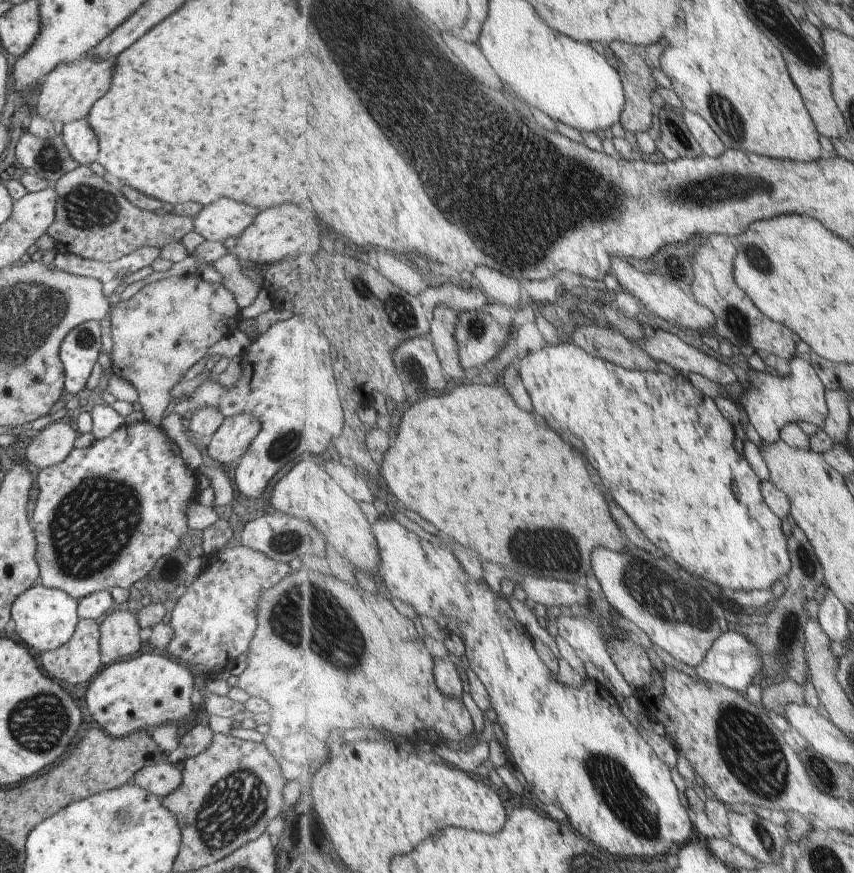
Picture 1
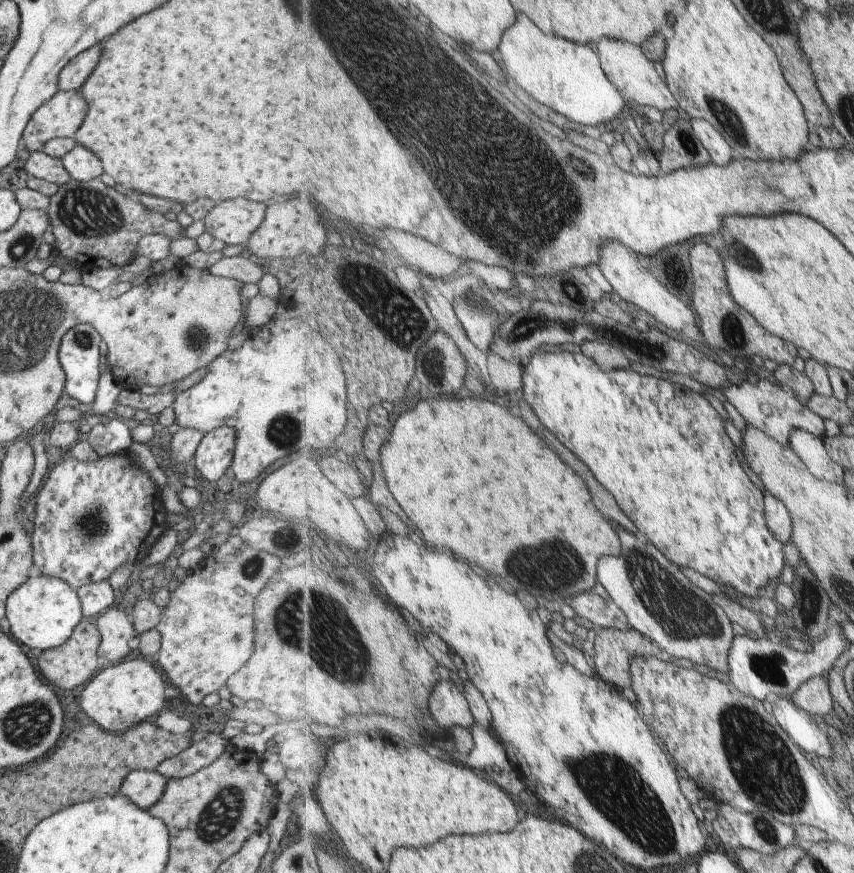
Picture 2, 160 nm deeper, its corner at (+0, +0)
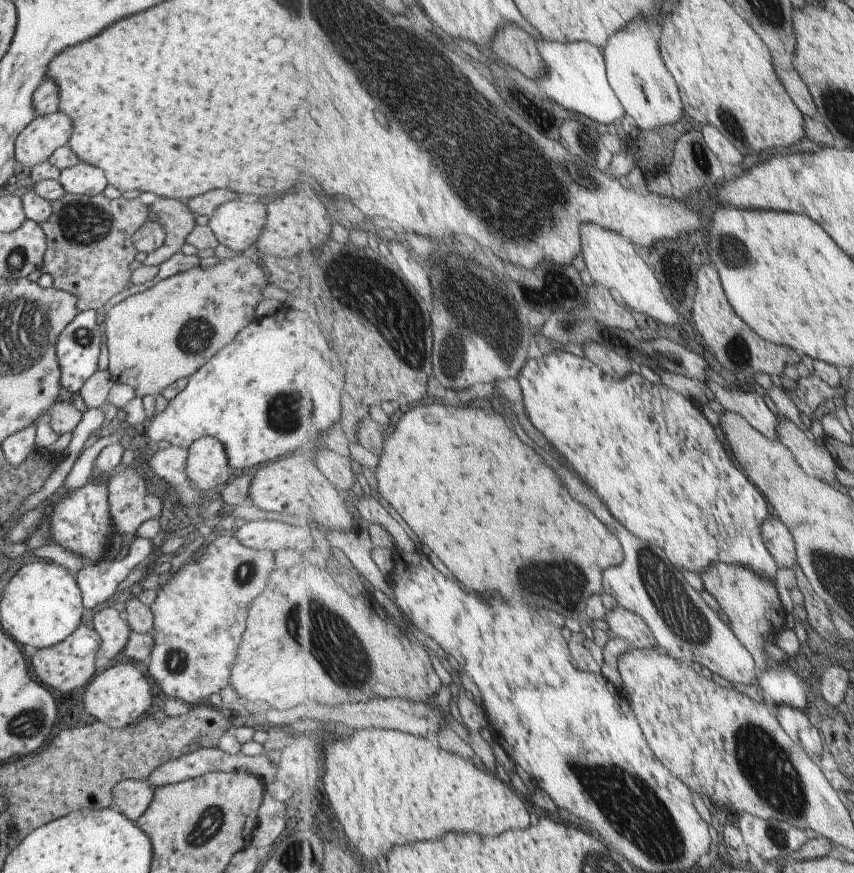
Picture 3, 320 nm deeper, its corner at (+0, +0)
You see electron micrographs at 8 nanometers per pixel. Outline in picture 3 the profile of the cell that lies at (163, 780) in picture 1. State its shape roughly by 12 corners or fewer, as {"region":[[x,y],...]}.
{"region":[[141,780],[113,786],[117,810],[134,823],[145,812],[151,786]]}

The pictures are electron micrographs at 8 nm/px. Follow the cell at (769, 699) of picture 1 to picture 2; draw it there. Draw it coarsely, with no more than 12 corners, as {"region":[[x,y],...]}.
{"region":[[813,676],[793,702],[827,719],[833,710],[831,684]]}

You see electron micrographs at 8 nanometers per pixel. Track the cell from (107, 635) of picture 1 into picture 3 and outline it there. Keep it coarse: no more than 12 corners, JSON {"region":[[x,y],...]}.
{"region":[[110,606],[93,613],[97,658],[118,659],[131,633]]}

